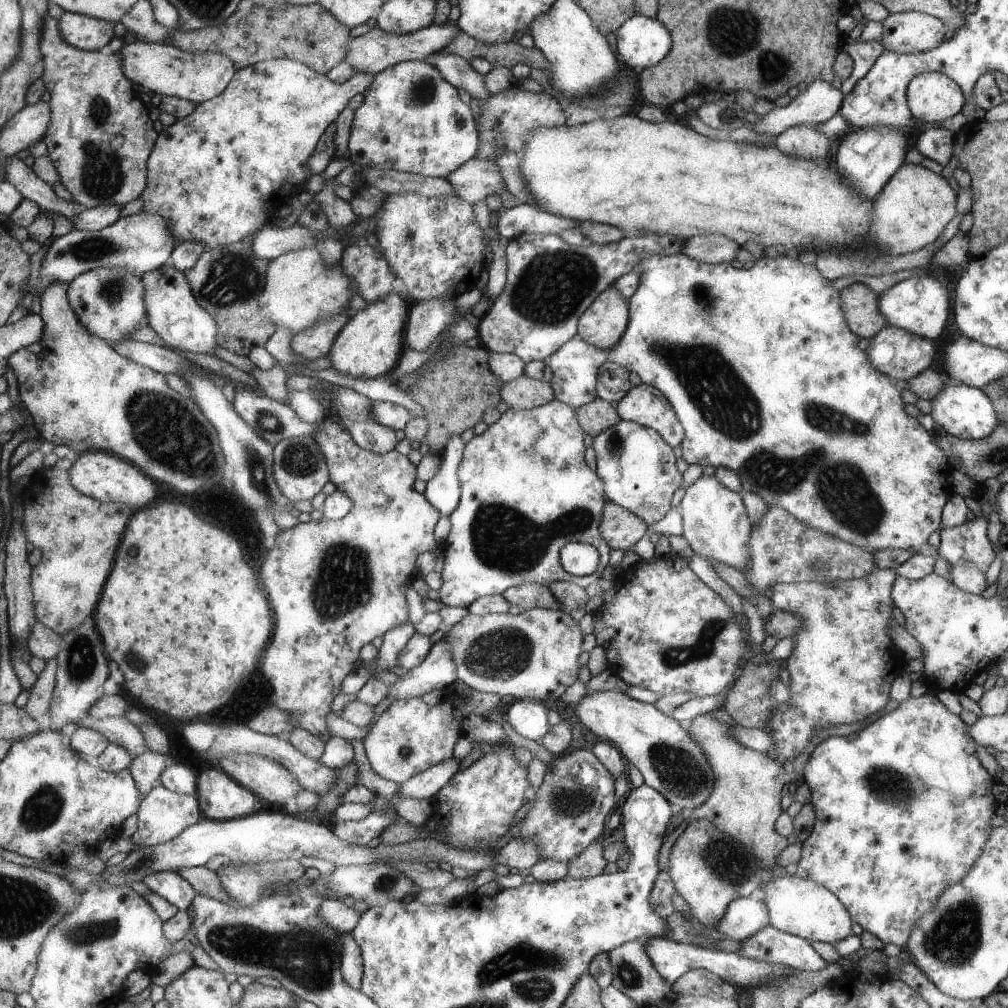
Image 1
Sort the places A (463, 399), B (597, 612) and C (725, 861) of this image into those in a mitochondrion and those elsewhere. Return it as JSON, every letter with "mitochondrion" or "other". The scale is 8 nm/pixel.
{"A":"mitochondrion","B":"other","C":"mitochondrion"}

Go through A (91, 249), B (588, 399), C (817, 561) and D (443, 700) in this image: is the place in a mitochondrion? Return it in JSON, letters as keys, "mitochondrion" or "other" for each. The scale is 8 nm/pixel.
{"A":"mitochondrion","B":"other","C":"mitochondrion","D":"other"}

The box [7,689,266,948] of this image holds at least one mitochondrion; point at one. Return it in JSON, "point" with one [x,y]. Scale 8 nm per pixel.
{"point":[40,813]}

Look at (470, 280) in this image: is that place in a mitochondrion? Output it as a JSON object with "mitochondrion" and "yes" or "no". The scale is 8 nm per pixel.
{"mitochondrion":"no"}

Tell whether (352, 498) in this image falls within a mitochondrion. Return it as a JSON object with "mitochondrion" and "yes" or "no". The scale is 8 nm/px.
{"mitochondrion":"no"}

